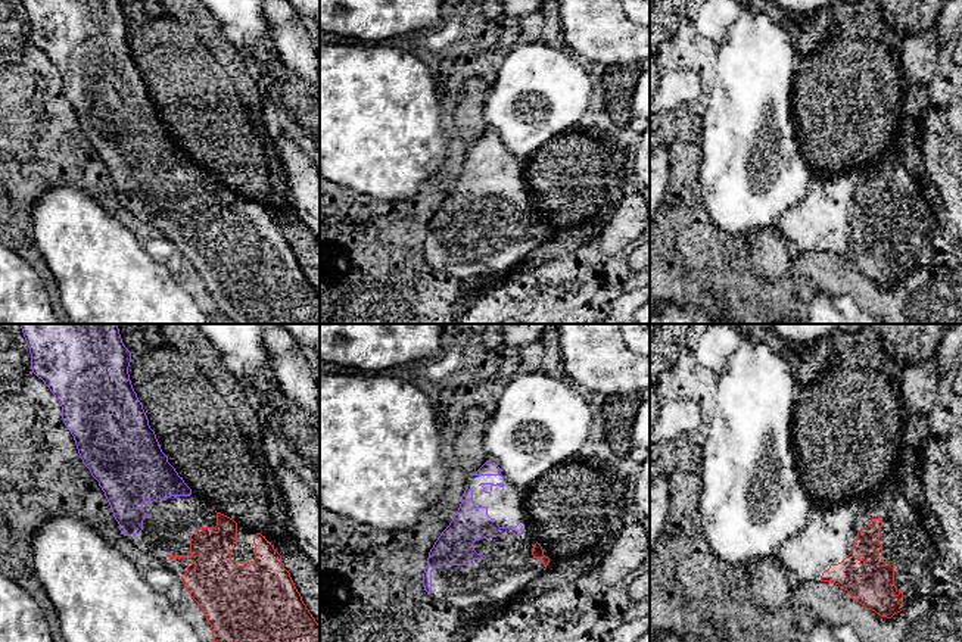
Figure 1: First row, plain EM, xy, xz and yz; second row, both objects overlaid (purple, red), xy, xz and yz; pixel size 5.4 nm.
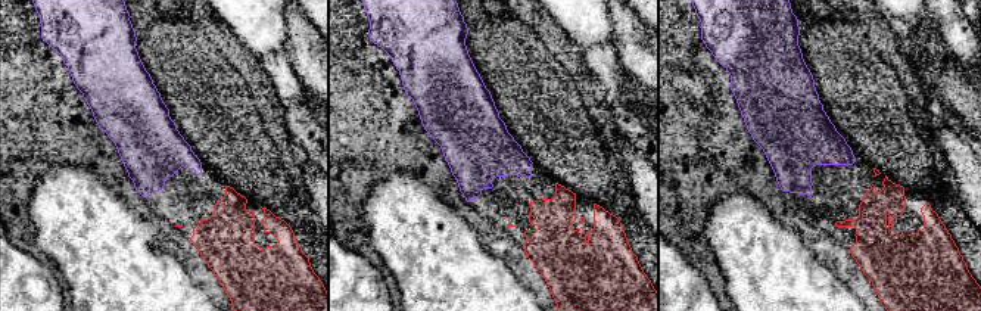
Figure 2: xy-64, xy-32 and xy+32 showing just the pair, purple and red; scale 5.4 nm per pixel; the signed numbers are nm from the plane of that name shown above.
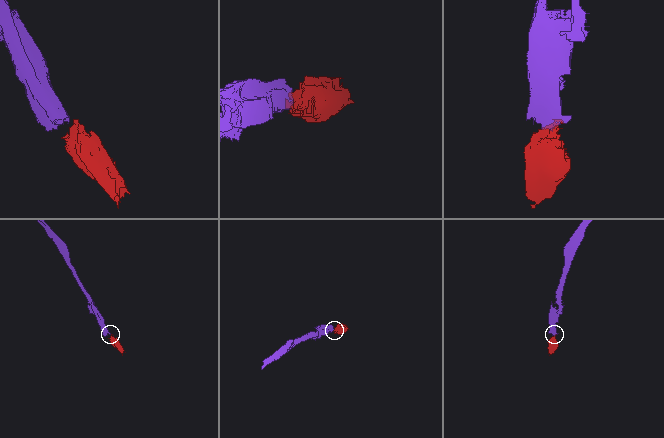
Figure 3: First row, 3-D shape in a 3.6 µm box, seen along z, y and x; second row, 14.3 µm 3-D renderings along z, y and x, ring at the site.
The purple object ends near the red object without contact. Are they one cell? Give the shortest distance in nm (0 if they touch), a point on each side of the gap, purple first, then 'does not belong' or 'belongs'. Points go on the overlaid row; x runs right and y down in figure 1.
gap 90 nm; span xz (522, 533), (534, 545); belongs

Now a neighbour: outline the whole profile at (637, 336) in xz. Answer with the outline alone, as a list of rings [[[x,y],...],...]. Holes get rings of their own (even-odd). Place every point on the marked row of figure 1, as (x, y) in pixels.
[[[620,324],[625,345],[636,355],[650,355],[650,324]]]

